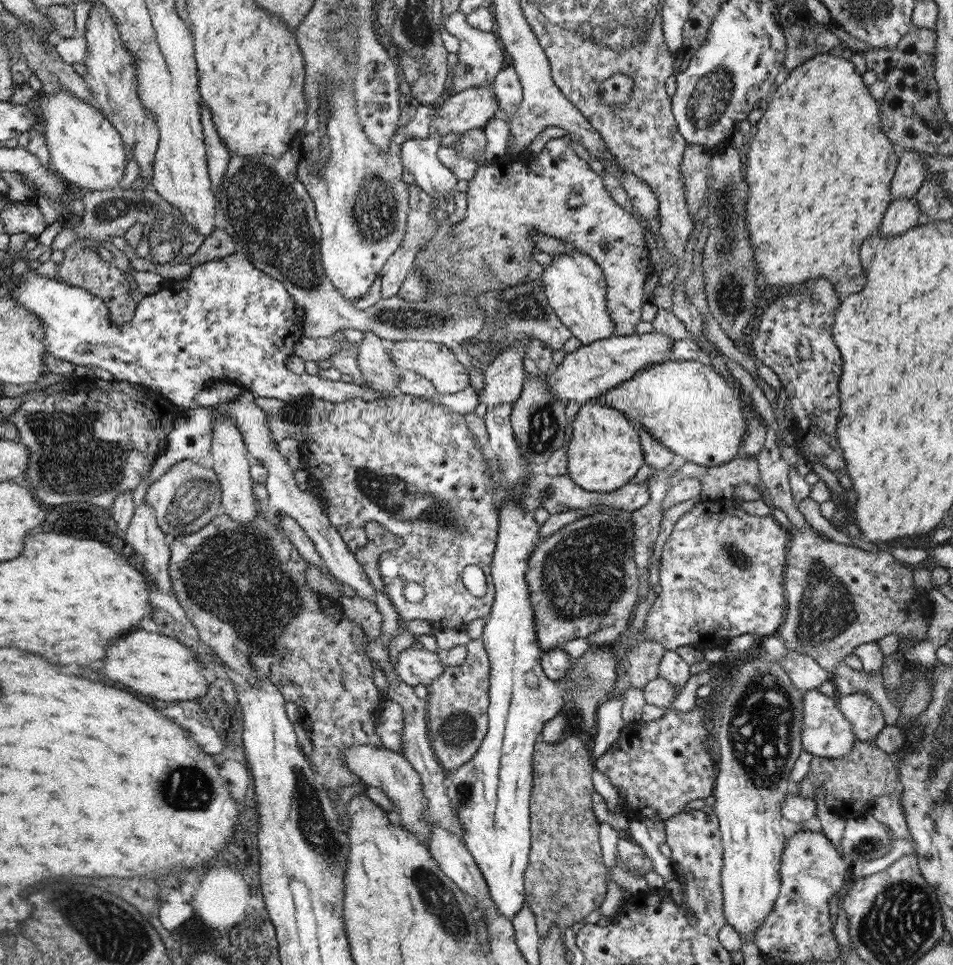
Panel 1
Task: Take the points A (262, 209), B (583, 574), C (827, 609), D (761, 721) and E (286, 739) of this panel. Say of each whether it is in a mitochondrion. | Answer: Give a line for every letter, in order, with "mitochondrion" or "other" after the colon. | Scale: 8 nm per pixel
A: mitochondrion
B: mitochondrion
C: mitochondrion
D: mitochondrion
E: other

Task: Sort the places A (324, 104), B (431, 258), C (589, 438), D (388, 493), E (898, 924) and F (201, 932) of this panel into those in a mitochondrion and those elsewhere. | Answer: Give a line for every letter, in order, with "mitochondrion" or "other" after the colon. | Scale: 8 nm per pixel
A: other
B: mitochondrion
C: other
D: mitochondrion
E: mitochondrion
F: other

